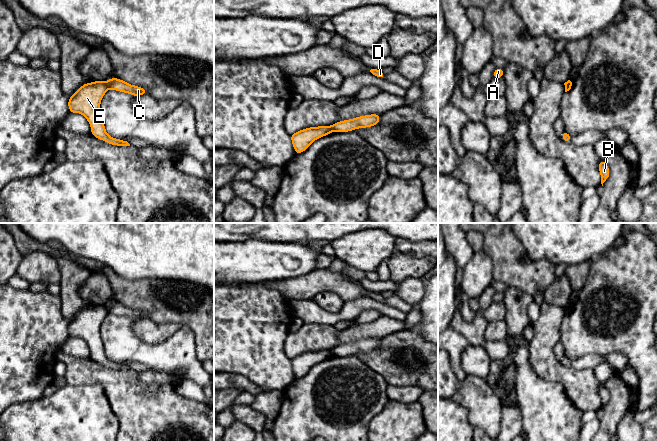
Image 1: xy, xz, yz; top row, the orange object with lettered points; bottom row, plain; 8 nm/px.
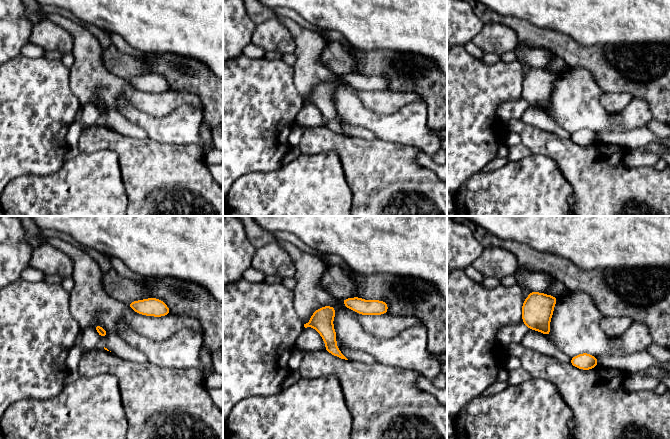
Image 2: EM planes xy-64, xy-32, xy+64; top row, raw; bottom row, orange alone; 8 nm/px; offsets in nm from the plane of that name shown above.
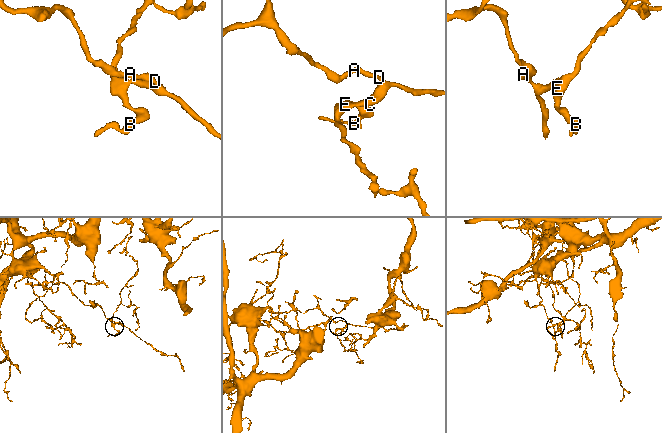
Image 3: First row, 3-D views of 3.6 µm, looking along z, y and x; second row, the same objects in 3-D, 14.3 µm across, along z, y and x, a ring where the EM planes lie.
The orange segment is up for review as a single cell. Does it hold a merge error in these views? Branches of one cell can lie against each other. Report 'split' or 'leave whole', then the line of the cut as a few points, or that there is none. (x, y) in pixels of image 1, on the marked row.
split | xy (104, 82), (108, 88)

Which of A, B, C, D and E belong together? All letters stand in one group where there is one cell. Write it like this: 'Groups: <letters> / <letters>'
Groups: A C D / B E

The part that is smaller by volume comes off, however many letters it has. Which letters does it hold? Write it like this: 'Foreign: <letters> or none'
Foreign: B, E

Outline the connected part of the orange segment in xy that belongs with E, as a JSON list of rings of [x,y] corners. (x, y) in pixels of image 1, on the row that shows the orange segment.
[[[94,81],[83,84],[68,98],[70,113],[82,114],[91,126],[91,135],[114,146],[130,146],[123,139],[109,136],[105,130],[100,103],[108,87],[105,82]]]

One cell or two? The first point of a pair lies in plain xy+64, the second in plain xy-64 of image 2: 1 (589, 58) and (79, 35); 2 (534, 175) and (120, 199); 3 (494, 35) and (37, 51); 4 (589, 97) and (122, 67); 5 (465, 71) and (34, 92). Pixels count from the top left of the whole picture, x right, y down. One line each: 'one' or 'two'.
1: two
2: one
3: two
4: two
5: one

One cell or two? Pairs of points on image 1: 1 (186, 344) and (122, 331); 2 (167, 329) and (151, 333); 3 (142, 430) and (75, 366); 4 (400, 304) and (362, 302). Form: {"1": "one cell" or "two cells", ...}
{"1": "one cell", "2": "one cell", "3": "one cell", "4": "two cells"}

